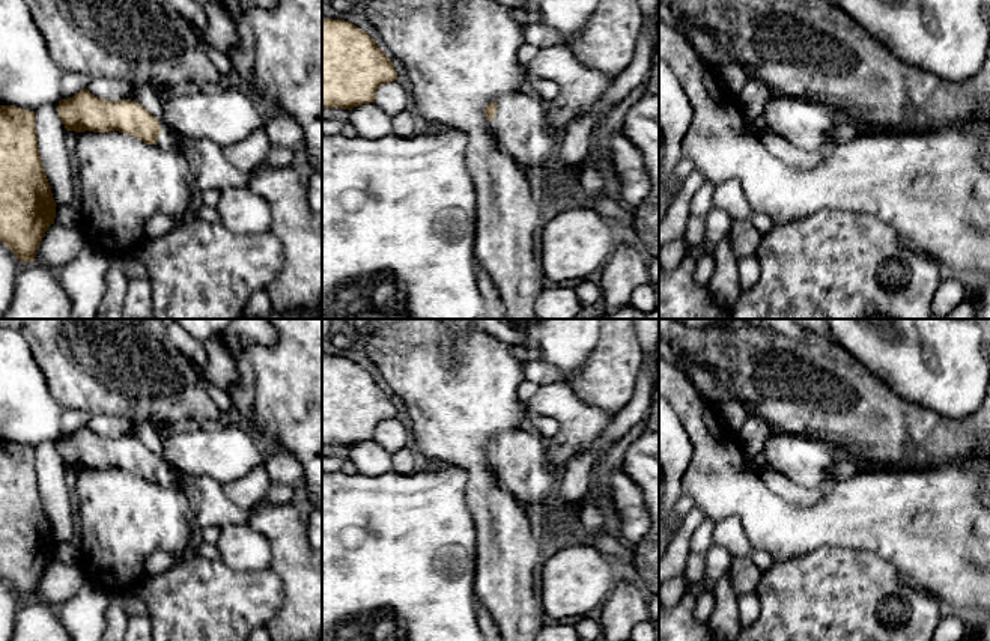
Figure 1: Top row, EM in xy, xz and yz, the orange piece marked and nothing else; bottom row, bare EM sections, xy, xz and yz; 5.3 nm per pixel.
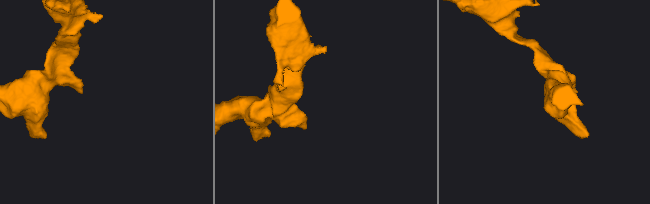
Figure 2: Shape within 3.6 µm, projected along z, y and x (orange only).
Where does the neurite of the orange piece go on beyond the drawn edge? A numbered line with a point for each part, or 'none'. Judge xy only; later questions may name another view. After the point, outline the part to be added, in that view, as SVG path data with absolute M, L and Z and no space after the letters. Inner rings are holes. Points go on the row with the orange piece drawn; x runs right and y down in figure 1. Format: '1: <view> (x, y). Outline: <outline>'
1: xy (169, 140). Outline: M162 129L159 132L156 144L166 150L178 150L178 152L184 152L184 153L190 155L190 152L185 147L184 137L170 129Z

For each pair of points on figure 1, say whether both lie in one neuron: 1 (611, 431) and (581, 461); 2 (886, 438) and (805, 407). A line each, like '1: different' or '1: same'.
1: same
2: same

